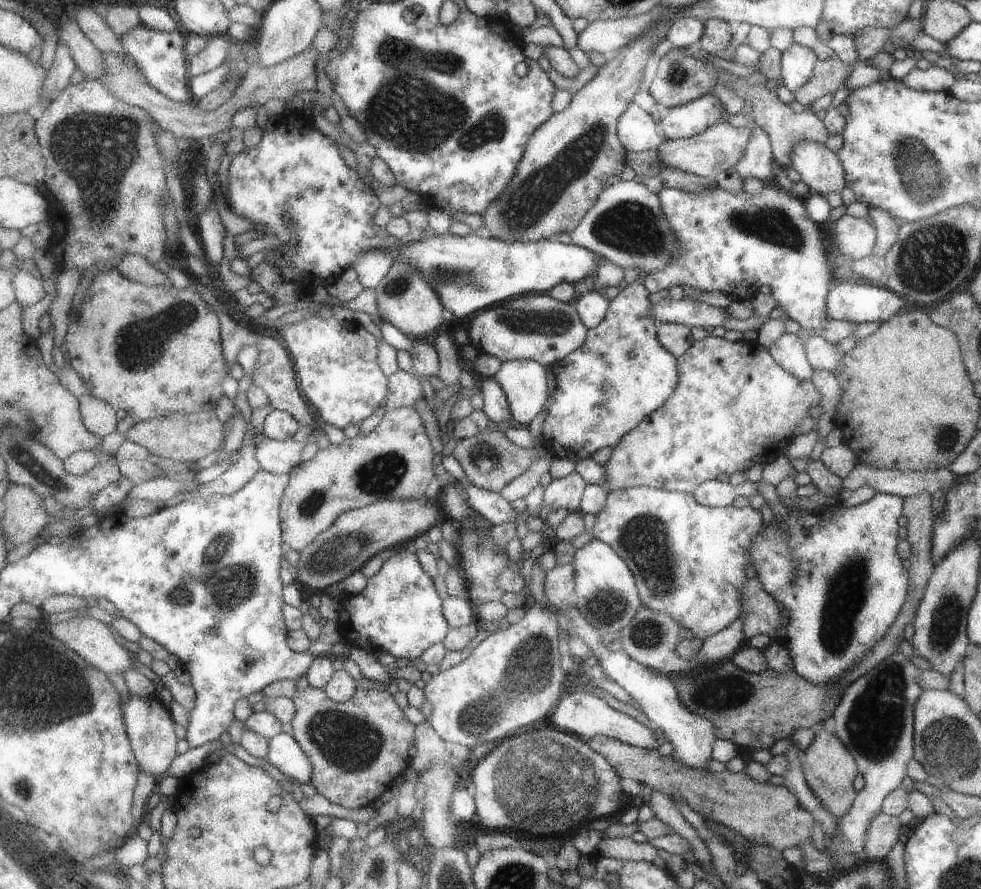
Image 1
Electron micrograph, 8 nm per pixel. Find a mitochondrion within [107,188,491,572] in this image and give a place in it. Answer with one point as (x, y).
(139, 345)

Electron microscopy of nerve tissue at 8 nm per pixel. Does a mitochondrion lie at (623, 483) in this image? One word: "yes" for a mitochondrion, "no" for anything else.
no

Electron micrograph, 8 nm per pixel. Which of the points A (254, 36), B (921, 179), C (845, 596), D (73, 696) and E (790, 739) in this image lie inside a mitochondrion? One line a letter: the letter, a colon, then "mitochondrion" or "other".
A: other
B: mitochondrion
C: mitochondrion
D: mitochondrion
E: other

